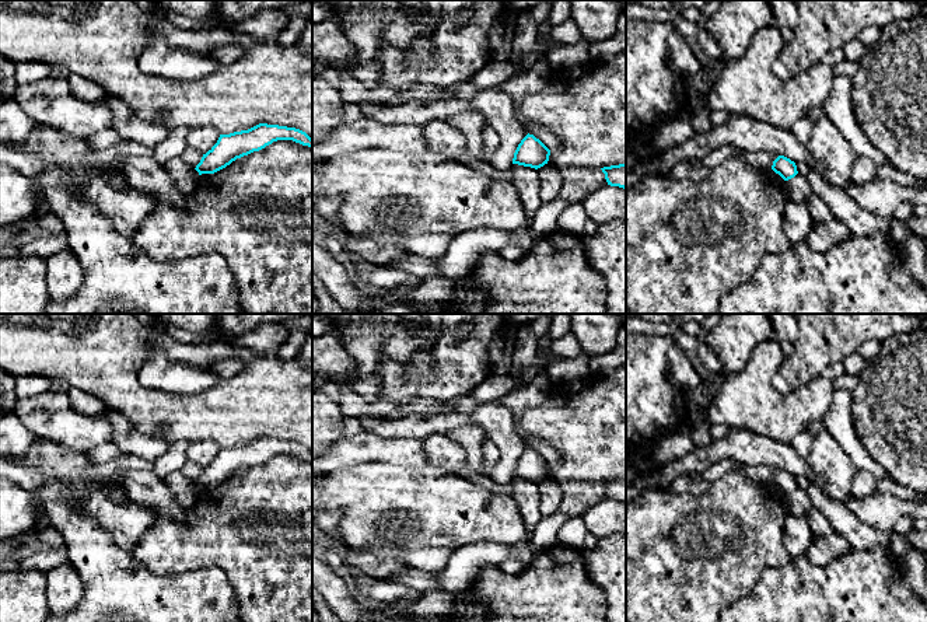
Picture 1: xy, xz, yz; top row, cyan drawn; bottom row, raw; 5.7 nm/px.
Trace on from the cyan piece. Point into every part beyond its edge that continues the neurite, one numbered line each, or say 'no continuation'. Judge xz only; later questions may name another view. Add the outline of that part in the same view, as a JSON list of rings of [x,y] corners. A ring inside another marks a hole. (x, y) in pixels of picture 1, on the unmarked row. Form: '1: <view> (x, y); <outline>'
no continuation

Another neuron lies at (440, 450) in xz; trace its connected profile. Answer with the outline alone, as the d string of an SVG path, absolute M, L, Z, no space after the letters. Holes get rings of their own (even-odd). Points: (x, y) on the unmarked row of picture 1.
M435 431L421 440L427 464L437 465L456 475L472 471L465 450L448 434Z

